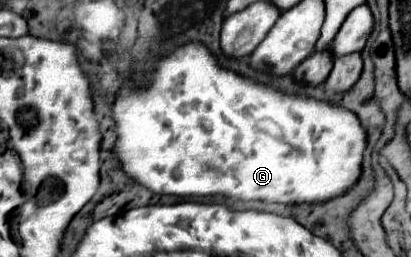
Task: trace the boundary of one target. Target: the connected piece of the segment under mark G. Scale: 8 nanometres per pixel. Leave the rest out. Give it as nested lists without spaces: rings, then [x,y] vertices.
[[[195,42],[193,46],[181,46],[181,50],[177,50],[177,54],[171,54],[169,58],[157,60],[157,62],[155,62],[155,70],[153,70],[153,74],[151,74],[151,84],[149,84],[149,88],[145,88],[145,90],[133,90],[129,84],[121,86],[121,90],[117,92],[115,104],[113,104],[113,122],[115,122],[117,142],[119,142],[119,146],[115,146],[115,154],[117,154],[117,158],[119,158],[121,166],[123,166],[123,170],[125,170],[135,182],[139,182],[141,186],[149,188],[149,190],[155,192],[155,194],[175,194],[175,196],[223,194],[223,196],[227,196],[227,198],[239,198],[239,200],[267,200],[267,202],[279,202],[279,204],[293,204],[293,202],[309,202],[309,204],[313,204],[313,202],[323,202],[323,200],[329,200],[329,198],[333,198],[333,196],[337,196],[337,194],[343,194],[349,186],[353,186],[355,180],[357,180],[357,176],[361,174],[361,160],[363,160],[363,152],[365,152],[365,130],[361,130],[361,122],[357,122],[357,118],[353,118],[353,114],[349,114],[347,110],[337,110],[337,106],[331,106],[331,104],[325,102],[325,100],[317,102],[317,100],[313,100],[313,98],[285,96],[283,92],[279,92],[279,90],[275,90],[275,88],[271,88],[271,86],[263,86],[263,84],[257,84],[257,82],[253,82],[253,80],[247,80],[247,78],[243,78],[243,76],[239,76],[239,74],[235,74],[235,72],[231,72],[231,70],[221,68],[221,66],[217,64],[217,58],[215,58],[213,54],[209,54],[209,50],[205,50],[205,46],[197,46],[197,42]]]

